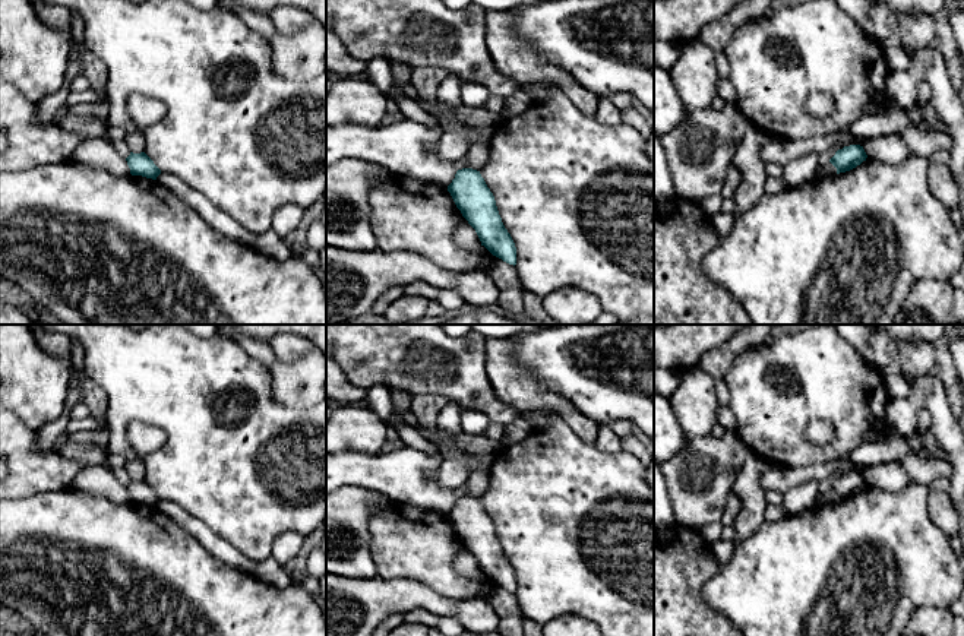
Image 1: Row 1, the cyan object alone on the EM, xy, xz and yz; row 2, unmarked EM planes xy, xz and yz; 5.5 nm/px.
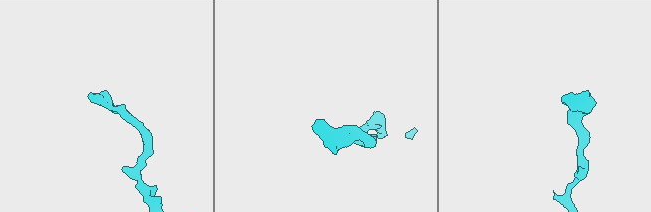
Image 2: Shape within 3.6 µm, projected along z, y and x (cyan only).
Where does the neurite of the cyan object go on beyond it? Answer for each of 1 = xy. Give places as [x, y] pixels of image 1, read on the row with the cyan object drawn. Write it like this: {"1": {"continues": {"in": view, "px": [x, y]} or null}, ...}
{"1": {"continues": null}}

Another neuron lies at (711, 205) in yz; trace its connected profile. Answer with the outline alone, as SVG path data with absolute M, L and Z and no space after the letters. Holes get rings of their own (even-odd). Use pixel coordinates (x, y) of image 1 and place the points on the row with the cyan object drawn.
M720 194L698 199L696 202L711 218L721 212L723 197Z

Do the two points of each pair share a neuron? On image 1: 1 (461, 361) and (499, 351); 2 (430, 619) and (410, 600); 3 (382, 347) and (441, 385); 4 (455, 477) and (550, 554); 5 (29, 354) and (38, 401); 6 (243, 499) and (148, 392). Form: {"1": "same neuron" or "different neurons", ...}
{"1": "different neurons", "2": "different neurons", "3": "same neuron", "4": "different neurons", "5": "same neuron", "6": "same neuron"}

